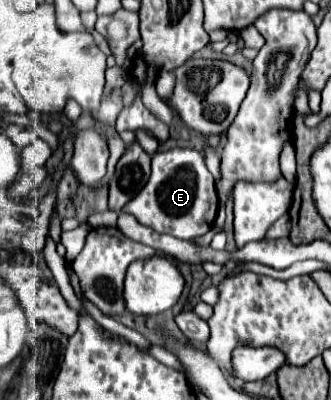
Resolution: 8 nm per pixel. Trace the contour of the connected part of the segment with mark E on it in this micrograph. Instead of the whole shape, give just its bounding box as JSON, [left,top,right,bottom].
[123,148,219,240]

